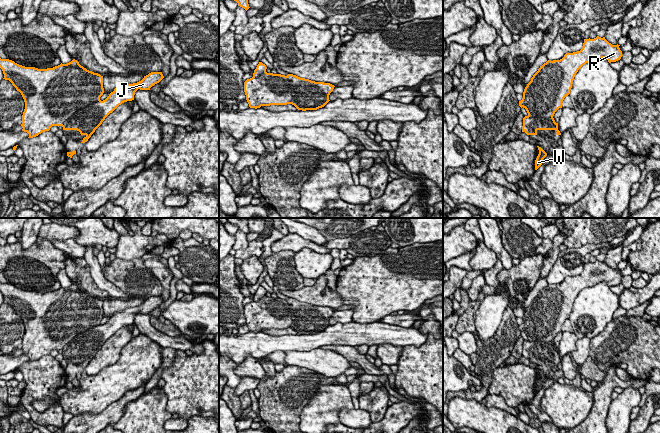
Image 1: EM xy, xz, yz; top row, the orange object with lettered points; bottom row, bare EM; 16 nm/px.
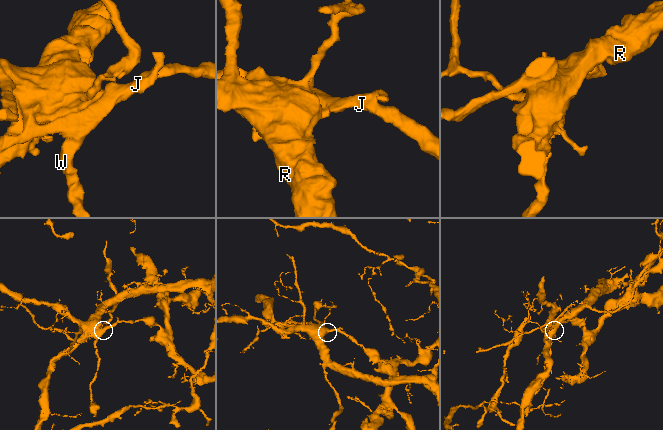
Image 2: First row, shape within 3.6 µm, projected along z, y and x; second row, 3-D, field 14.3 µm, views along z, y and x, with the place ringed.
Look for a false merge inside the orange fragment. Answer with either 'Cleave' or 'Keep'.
Cleave

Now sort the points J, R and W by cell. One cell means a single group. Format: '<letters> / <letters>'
J W / R

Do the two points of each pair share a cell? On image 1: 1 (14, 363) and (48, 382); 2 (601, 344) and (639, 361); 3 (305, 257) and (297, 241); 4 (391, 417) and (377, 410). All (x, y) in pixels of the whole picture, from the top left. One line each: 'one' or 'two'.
1: two
2: one
3: two
4: two

